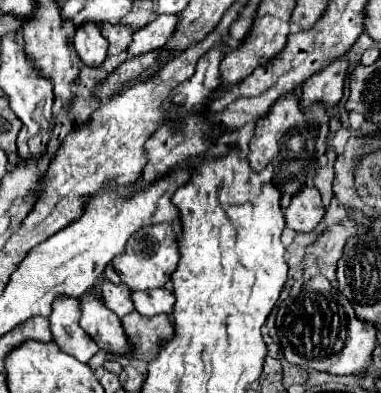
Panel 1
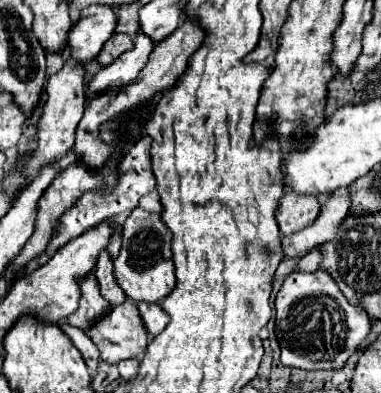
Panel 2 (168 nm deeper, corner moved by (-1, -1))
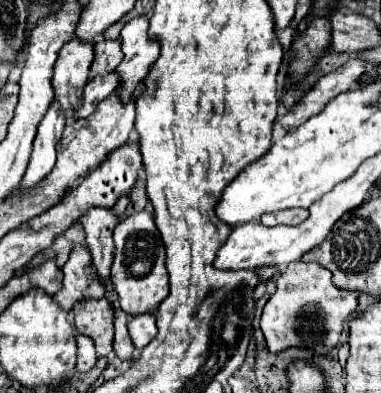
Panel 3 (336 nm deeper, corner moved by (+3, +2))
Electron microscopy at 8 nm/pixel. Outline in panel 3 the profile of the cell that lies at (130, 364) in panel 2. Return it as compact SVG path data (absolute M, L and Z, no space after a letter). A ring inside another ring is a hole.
M116 306L114 352L116 352L116 356L118 356L120 360L132 360L132 356L134 356L134 346L132 346L132 340L130 340L130 336L128 336L126 324L128 324L128 314L124 314L124 310L120 310L120 308Z

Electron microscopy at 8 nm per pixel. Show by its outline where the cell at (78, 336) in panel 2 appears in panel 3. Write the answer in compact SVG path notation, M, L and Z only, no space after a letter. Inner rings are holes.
M82 334L76 336L76 342L78 342L78 364L76 364L76 370L78 372L88 372L98 360L96 358L96 350L94 350L94 342L92 342L92 338L82 336Z

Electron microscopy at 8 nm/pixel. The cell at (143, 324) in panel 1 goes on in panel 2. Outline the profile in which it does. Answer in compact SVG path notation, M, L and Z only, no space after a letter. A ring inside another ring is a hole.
M132 301L110 307L110 311L92 323L86 335L100 349L102 361L116 365L128 357L140 357L150 341L148 331L140 321L138 307Z

